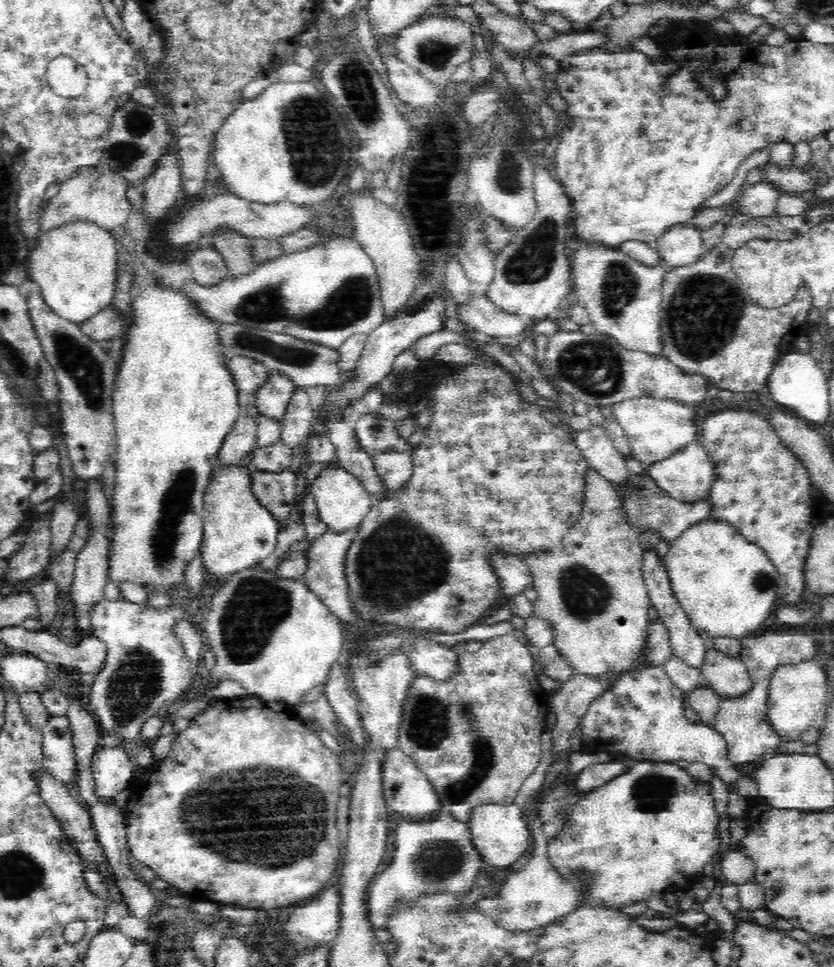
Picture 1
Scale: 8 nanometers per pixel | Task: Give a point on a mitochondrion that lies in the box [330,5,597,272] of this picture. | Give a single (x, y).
(352, 75)

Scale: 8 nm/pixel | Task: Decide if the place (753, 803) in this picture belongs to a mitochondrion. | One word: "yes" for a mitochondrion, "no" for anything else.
no

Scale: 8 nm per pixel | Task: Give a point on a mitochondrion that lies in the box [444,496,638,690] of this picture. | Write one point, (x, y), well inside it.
(584, 594)

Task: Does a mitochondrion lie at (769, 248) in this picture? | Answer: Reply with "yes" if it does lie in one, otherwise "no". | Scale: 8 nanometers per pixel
no

